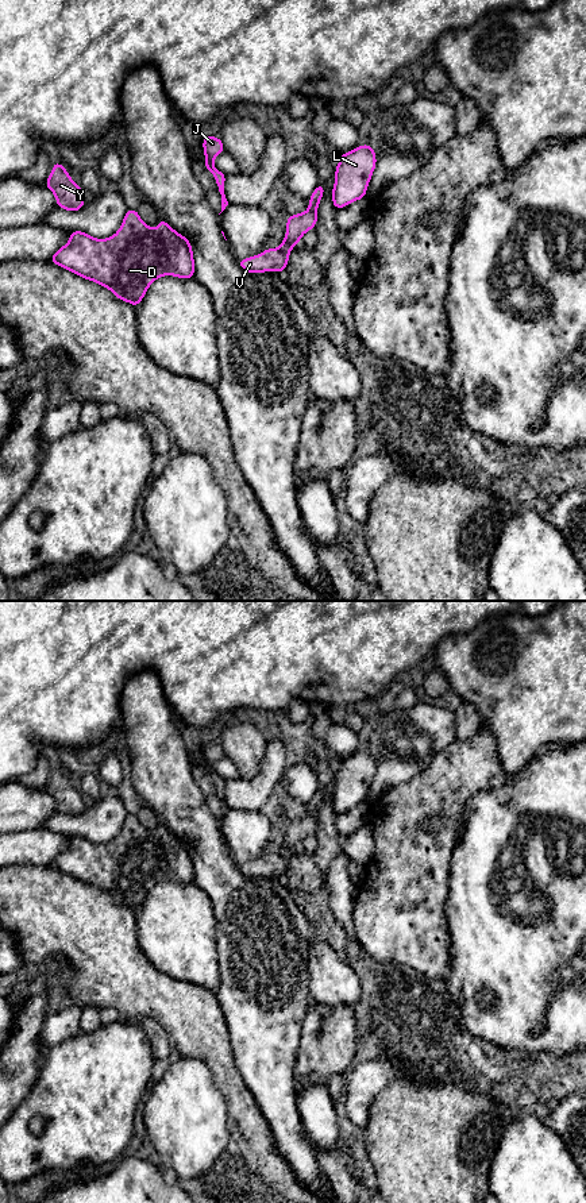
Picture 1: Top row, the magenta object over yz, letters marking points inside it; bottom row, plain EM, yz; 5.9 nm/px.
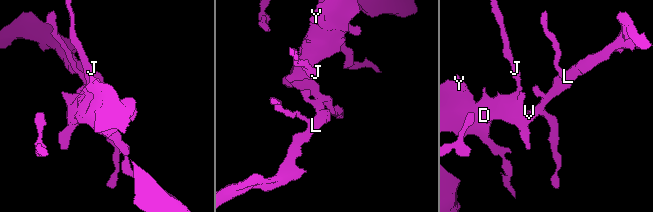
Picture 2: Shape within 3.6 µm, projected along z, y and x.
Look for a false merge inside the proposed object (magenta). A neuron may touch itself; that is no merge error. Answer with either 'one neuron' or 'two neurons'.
one neuron

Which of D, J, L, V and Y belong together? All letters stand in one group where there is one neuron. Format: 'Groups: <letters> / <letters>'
Groups: D J L V Y

